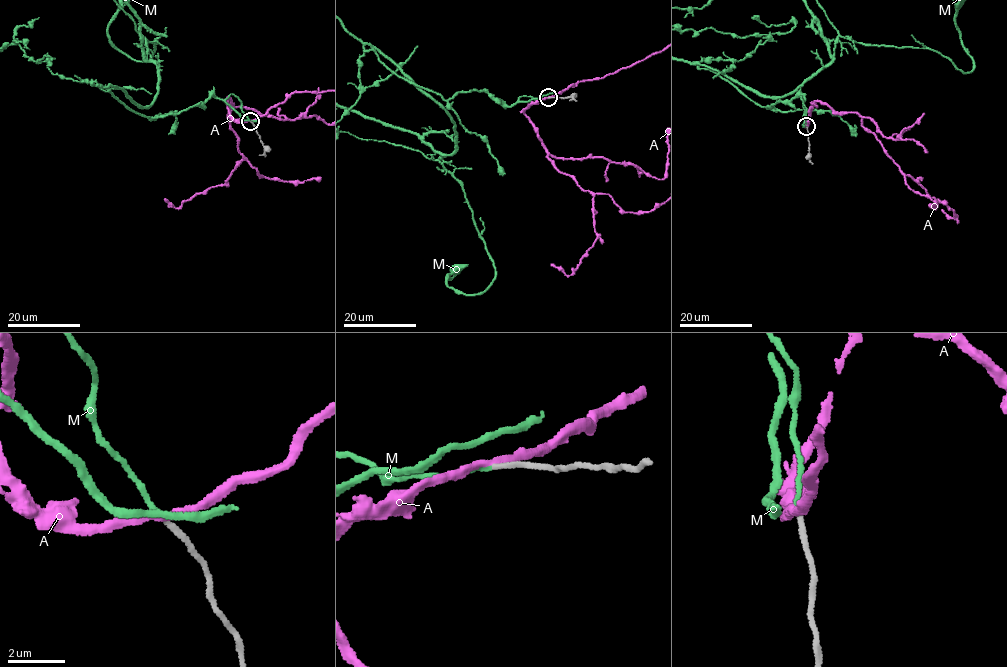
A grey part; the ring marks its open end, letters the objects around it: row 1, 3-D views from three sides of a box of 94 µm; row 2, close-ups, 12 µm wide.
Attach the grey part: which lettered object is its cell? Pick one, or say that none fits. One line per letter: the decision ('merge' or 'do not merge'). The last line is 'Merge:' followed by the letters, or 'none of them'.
A: do not merge
M: merge
Merge: M

